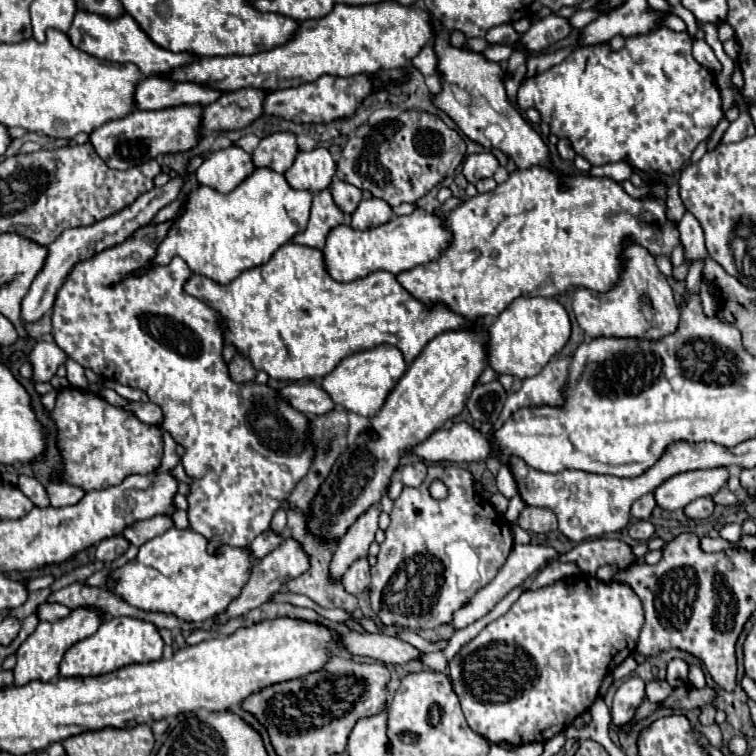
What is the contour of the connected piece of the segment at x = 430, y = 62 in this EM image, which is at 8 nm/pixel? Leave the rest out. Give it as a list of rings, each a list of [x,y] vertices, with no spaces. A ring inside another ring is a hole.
[[[426,45],[414,59],[412,59],[412,65],[424,75],[440,75],[438,71],[438,55],[434,53],[434,45]]]

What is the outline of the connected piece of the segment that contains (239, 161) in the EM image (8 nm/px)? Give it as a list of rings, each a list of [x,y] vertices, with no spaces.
[[[232,145],[228,149],[208,153],[206,161],[196,171],[196,177],[200,185],[208,185],[218,193],[226,193],[238,187],[238,183],[242,183],[242,179],[246,179],[246,175],[252,171],[254,163],[250,155],[244,149]]]

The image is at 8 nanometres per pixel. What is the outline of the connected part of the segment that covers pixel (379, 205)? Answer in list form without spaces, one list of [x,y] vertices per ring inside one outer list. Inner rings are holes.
[[[362,199],[356,211],[350,215],[350,225],[354,229],[370,229],[384,225],[392,219],[392,207],[388,203],[382,203],[382,199]]]

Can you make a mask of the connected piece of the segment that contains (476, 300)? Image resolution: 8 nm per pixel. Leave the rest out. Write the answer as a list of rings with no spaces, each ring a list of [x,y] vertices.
[[[528,167],[528,169],[518,169],[516,173],[512,173],[504,183],[500,183],[494,191],[488,191],[484,195],[476,195],[472,199],[466,199],[458,209],[450,211],[448,213],[448,227],[452,229],[452,235],[454,235],[454,241],[450,245],[448,251],[442,253],[442,257],[438,261],[432,261],[432,263],[426,263],[426,265],[418,265],[410,271],[404,271],[398,275],[398,281],[416,297],[420,299],[422,303],[426,305],[432,305],[432,303],[444,303],[448,305],[452,311],[468,317],[468,319],[476,319],[476,317],[498,317],[516,297],[556,297],[556,295],[562,295],[566,293],[568,289],[572,287],[586,287],[586,289],[592,289],[592,291],[600,291],[600,293],[606,293],[610,291],[618,279],[620,279],[620,273],[622,273],[622,267],[624,267],[624,257],[622,257],[622,251],[624,251],[624,245],[628,241],[634,241],[638,245],[642,245],[644,249],[648,249],[650,255],[668,255],[672,253],[672,249],[680,243],[680,235],[678,235],[678,223],[670,221],[666,217],[666,195],[668,195],[668,187],[664,183],[654,183],[650,185],[650,193],[648,197],[644,199],[634,199],[630,197],[624,187],[620,183],[616,183],[614,179],[610,177],[592,177],[592,175],[560,175],[558,171],[550,169],[550,167]]]

